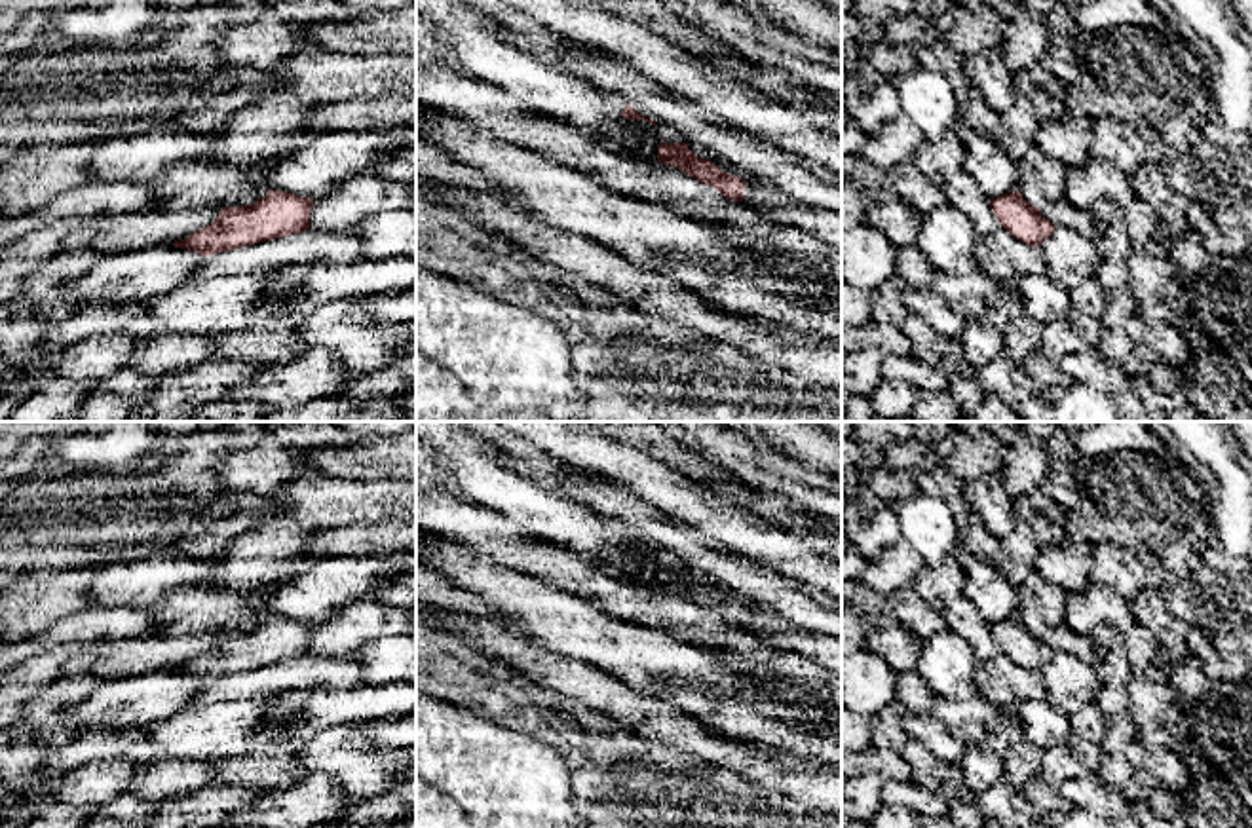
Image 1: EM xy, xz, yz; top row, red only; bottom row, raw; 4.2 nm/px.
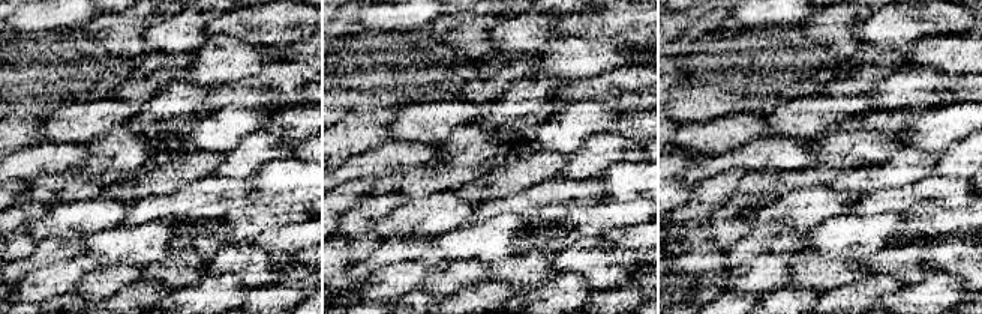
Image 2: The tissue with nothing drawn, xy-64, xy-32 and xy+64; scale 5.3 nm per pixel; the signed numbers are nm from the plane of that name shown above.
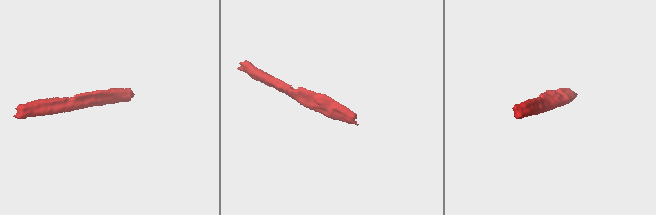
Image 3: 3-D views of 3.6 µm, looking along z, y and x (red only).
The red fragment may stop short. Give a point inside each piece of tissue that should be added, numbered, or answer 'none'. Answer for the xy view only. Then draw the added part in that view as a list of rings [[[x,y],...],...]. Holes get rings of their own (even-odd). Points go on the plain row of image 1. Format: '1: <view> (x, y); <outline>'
none

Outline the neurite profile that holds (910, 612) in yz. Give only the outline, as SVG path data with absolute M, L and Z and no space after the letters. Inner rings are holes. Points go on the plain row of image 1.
M912 587L889 594L889 602L897 623L920 640L927 640L931 634L946 629L946 621L940 612L935 612L925 604Z

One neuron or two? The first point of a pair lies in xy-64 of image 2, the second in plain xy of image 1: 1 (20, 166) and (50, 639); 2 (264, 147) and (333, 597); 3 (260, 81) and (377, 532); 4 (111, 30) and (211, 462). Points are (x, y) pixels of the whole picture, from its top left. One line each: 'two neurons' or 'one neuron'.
1: one neuron
2: two neurons
3: one neuron
4: one neuron

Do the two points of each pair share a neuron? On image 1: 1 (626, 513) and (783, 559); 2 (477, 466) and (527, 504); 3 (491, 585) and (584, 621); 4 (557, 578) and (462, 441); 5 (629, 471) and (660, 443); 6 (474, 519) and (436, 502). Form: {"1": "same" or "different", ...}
{"1": "different", "2": "same", "3": "same", "4": "different", "5": "different", "6": "same"}

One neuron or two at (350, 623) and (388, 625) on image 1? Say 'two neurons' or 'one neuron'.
one neuron

